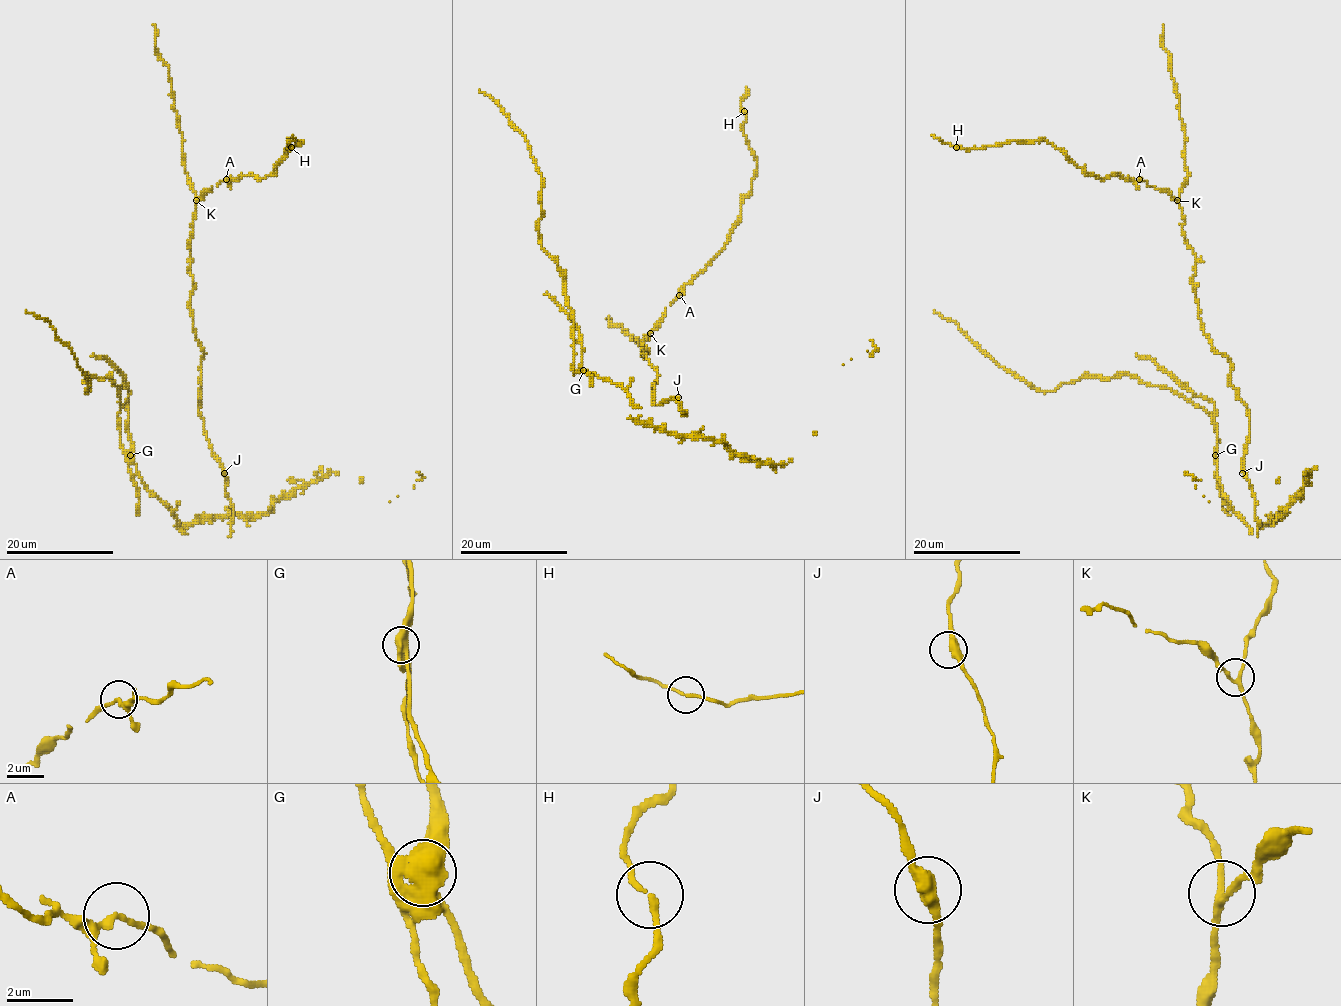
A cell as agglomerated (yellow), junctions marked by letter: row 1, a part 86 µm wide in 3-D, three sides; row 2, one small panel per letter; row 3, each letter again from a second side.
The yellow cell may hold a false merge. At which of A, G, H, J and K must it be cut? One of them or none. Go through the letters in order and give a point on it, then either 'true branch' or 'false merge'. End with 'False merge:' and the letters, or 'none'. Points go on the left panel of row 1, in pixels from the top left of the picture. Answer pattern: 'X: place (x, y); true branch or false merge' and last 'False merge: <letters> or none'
A: place (226, 179); true branch
G: place (130, 455); false merge
H: place (291, 147); true branch
J: place (224, 473); true branch
K: place (196, 200); true branch
False merge: G

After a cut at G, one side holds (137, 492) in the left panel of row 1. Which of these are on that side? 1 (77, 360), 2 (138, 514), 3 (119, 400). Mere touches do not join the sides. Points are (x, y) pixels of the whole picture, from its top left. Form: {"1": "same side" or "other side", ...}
{"1": "same side", "2": "same side", "3": "same side"}

